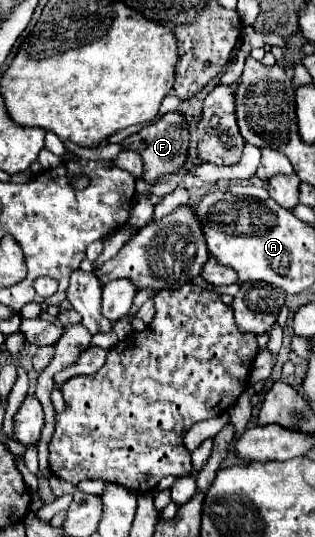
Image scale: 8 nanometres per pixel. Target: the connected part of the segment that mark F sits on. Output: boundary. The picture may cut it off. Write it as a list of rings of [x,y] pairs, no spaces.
[[[166,113],[158,123],[144,127],[142,131],[138,131],[136,135],[130,135],[128,139],[122,141],[124,149],[130,149],[134,153],[138,153],[144,161],[144,181],[154,185],[160,181],[162,175],[178,171],[182,167],[182,163],[186,161],[186,151],[188,151],[188,125],[182,119],[180,113]]]

